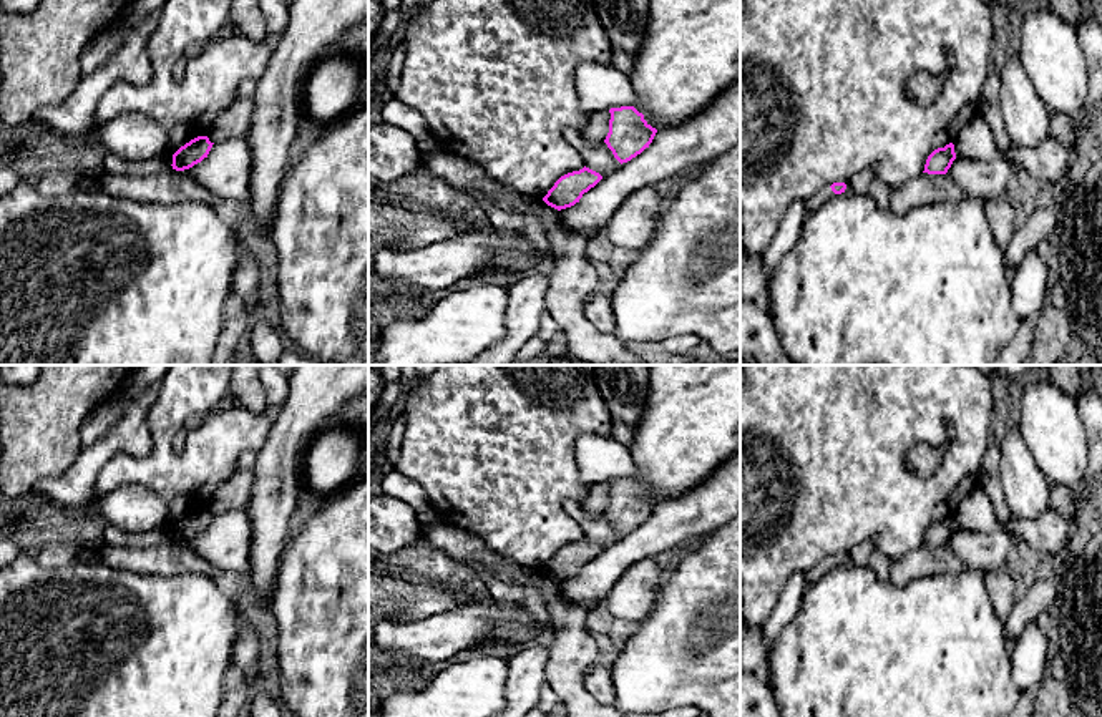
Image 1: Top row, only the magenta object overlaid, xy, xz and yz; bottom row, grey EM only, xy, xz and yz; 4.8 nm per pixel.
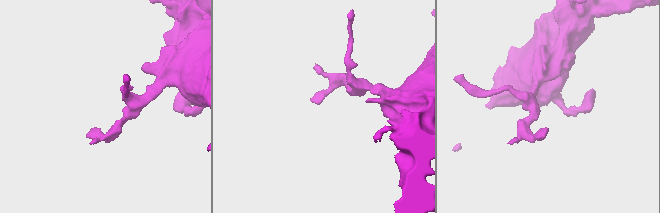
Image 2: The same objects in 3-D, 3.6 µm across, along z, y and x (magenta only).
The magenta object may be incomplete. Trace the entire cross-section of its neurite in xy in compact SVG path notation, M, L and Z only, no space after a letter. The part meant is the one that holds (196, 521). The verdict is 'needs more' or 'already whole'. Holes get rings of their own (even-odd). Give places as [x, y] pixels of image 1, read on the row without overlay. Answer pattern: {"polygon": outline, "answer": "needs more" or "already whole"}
{"polygon": "M197 508L173 526L173 541L184 543L207 529L214 515L207 508Z", "answer": "already whole"}

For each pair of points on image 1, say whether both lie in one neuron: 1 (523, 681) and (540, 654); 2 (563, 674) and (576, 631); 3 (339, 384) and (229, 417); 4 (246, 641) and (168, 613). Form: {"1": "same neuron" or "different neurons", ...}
{"1": "same neuron", "2": "same neuron", "3": "different neurons", "4": "different neurons"}

